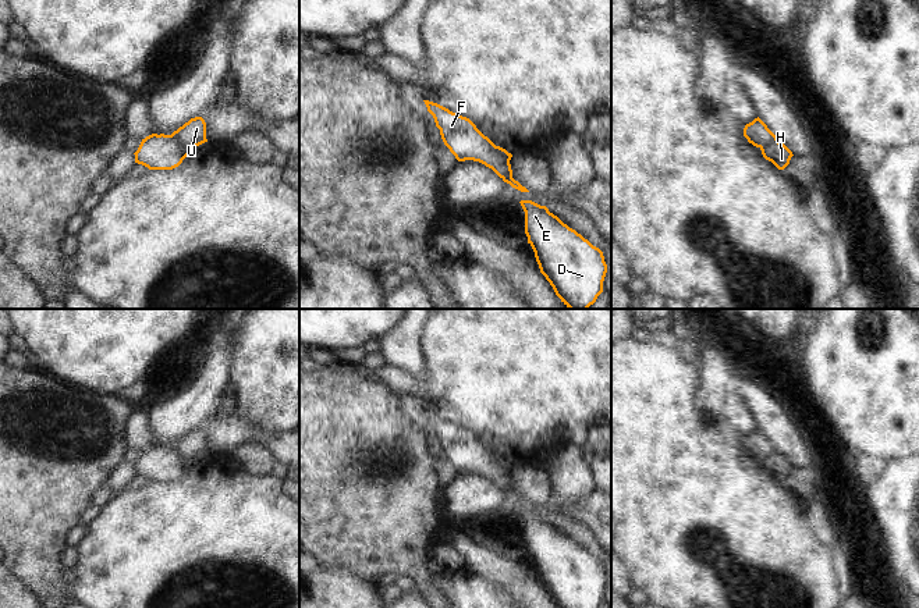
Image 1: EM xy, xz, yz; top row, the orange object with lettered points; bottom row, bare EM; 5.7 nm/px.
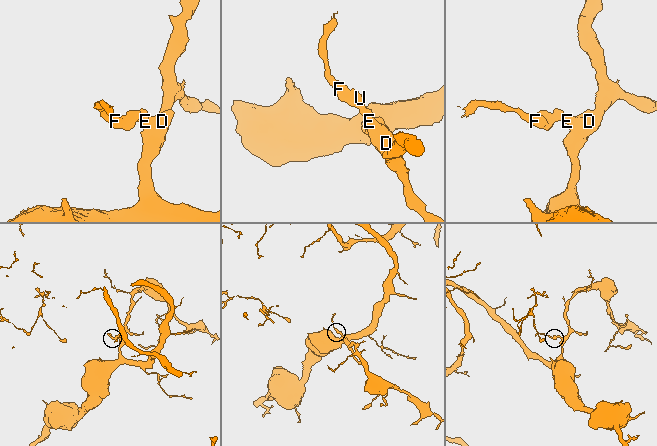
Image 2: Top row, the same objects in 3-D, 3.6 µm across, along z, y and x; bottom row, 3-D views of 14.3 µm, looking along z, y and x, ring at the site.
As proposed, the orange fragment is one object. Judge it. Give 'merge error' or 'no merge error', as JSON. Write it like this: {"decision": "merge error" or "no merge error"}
{"decision": "merge error"}

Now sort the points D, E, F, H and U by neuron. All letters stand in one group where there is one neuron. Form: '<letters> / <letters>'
D E U / F H

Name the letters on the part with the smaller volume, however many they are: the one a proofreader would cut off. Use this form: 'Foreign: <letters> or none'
Foreign: F, H

